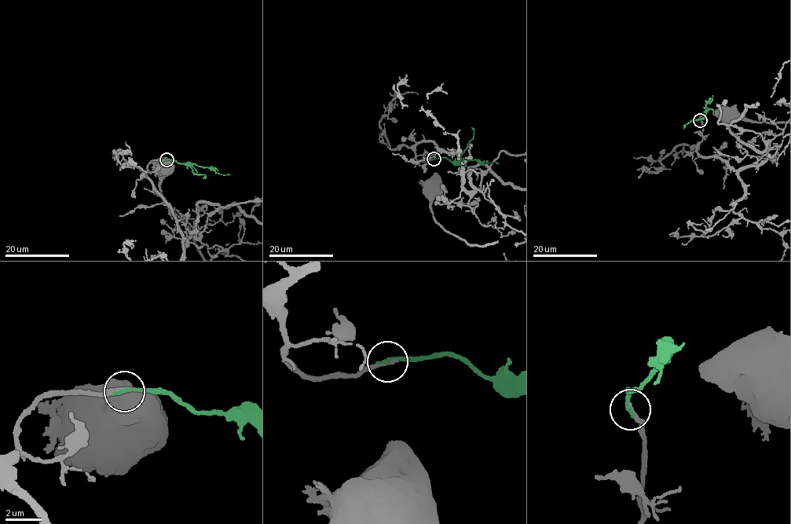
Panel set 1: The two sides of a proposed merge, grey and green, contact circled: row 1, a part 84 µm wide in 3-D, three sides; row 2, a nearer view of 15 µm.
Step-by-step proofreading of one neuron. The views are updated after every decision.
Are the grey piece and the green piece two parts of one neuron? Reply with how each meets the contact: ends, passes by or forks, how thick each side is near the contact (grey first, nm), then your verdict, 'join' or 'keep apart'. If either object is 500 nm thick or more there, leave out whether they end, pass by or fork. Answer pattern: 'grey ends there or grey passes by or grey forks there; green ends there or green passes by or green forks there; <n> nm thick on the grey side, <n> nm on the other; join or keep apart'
grey ends there; green ends there; 280 nm thick on the grey side, 190 nm on the other; join

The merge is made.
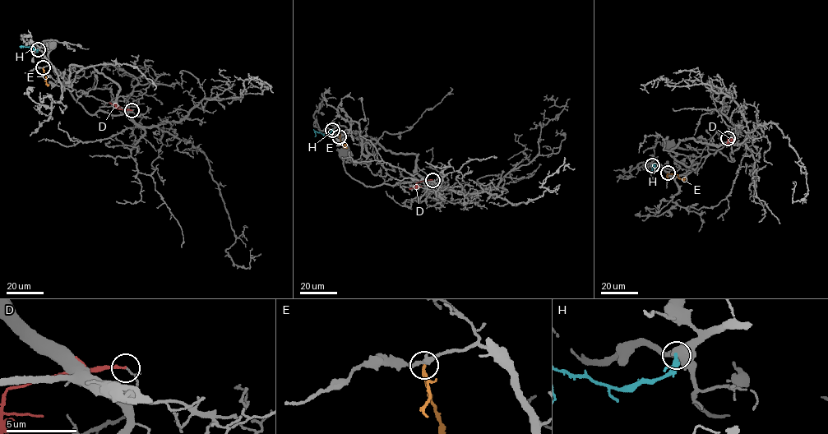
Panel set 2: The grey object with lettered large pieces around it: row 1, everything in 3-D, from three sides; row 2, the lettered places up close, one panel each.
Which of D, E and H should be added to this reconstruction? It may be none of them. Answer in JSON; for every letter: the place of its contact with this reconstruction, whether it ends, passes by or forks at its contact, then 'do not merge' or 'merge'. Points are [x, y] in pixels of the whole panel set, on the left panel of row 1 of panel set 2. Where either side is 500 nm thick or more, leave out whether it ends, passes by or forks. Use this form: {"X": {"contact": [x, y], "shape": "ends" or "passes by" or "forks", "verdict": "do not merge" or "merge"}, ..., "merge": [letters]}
{"D": {"contact": [131, 110], "shape": "ends", "verdict": "do not merge"}, "E": {"contact": [43, 67], "shape": "passes by", "verdict": "do not merge"}, "H": {"contact": [38, 49], "verdict": "do not merge"}, "merge": []}

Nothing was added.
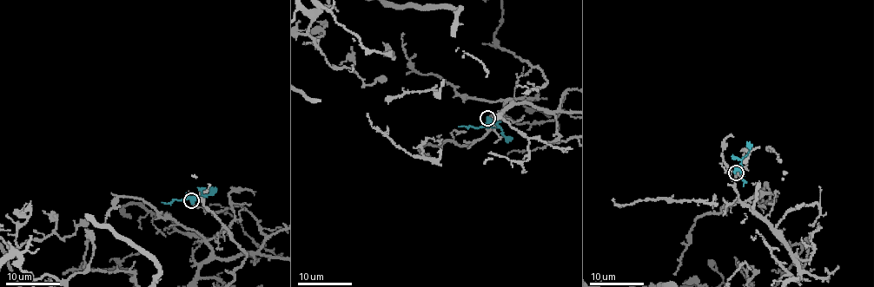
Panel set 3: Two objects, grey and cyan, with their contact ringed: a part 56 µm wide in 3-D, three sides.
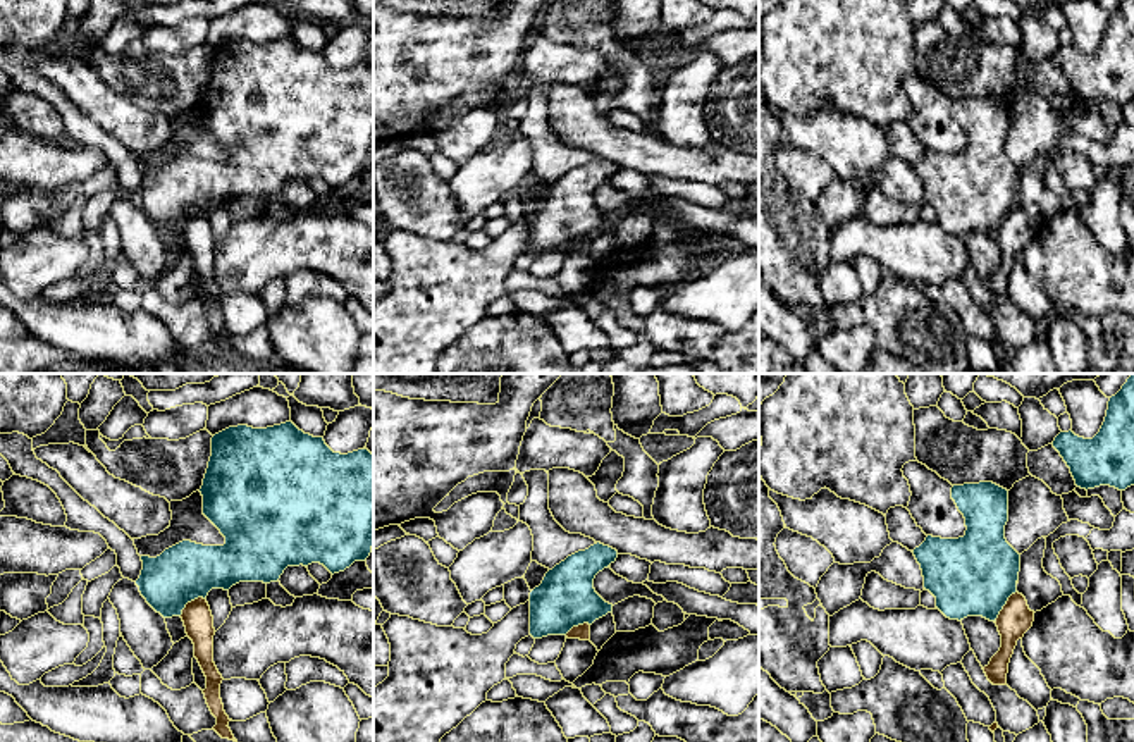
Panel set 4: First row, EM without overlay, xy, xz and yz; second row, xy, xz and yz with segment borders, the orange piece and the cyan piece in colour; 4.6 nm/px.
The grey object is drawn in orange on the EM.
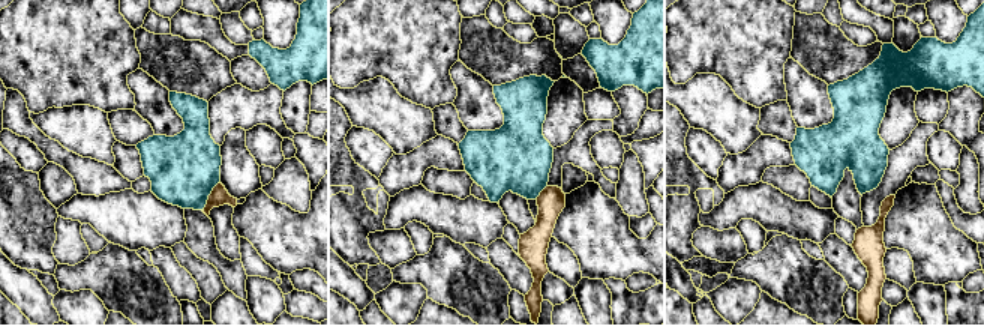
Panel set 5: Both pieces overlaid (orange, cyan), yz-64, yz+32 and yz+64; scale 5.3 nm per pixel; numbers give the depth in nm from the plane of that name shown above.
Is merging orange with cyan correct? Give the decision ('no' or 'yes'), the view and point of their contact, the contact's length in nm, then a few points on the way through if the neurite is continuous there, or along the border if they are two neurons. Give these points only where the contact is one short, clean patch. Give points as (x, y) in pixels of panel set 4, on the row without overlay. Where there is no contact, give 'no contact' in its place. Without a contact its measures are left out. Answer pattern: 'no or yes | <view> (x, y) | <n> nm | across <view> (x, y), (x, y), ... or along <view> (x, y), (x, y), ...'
no | yz (1004, 221) | 180 nm | along yz (1016, 205), (995, 236)

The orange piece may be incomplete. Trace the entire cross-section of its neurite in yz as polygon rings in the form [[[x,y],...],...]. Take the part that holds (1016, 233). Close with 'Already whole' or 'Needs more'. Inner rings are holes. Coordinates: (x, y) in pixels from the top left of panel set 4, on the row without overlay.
[[[1019,207],[1012,208],[995,236],[1001,262],[983,282],[993,300],[1007,300],[1008,277],[1017,255],[1032,241],[1032,236],[1034,226],[1029,224],[1026,212]]]. Already whole

